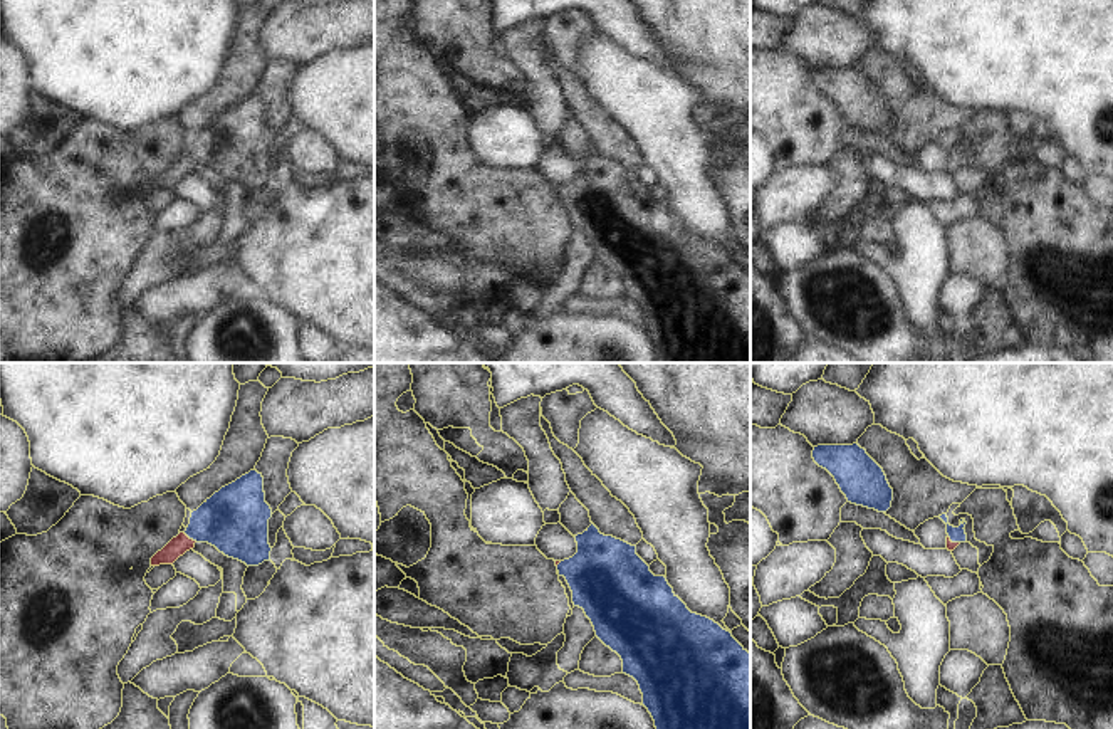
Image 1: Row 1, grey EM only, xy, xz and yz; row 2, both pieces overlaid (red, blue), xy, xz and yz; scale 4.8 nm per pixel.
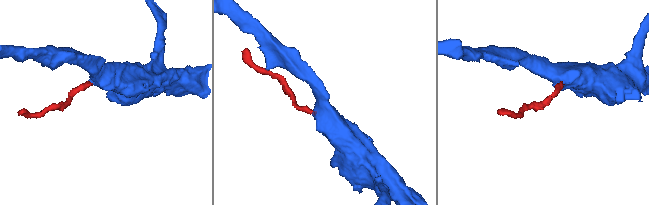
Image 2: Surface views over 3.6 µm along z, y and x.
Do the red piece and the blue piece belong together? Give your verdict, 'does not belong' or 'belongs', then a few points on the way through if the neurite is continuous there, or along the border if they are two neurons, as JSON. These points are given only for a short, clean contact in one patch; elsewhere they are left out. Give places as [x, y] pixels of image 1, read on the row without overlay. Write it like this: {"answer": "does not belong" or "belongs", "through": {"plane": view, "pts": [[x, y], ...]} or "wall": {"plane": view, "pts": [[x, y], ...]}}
{"answer": "belongs", "through": {"plane": "xy", "pts": [[182, 167], [188, 162], [210, 146], [235, 143]]}}

